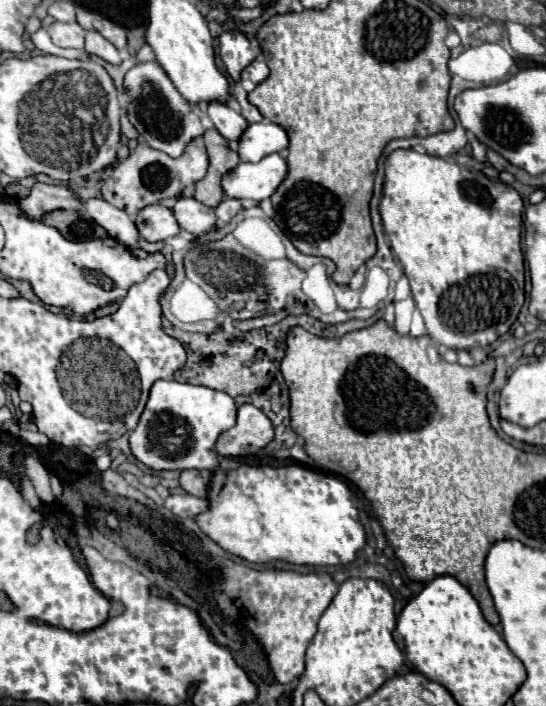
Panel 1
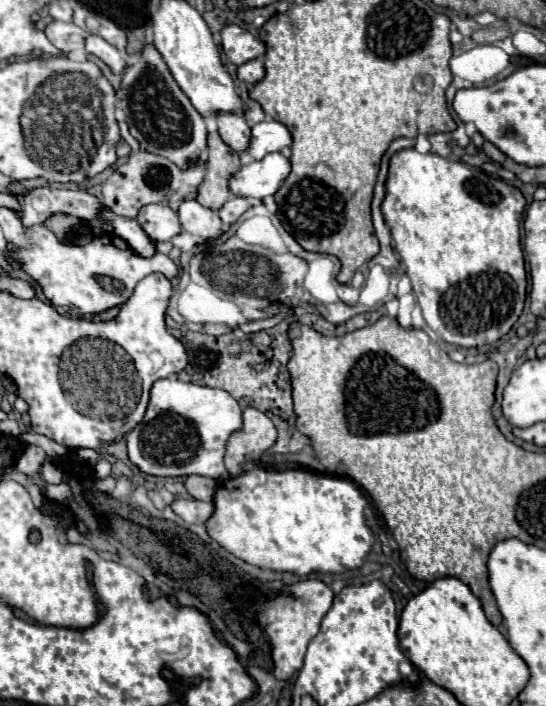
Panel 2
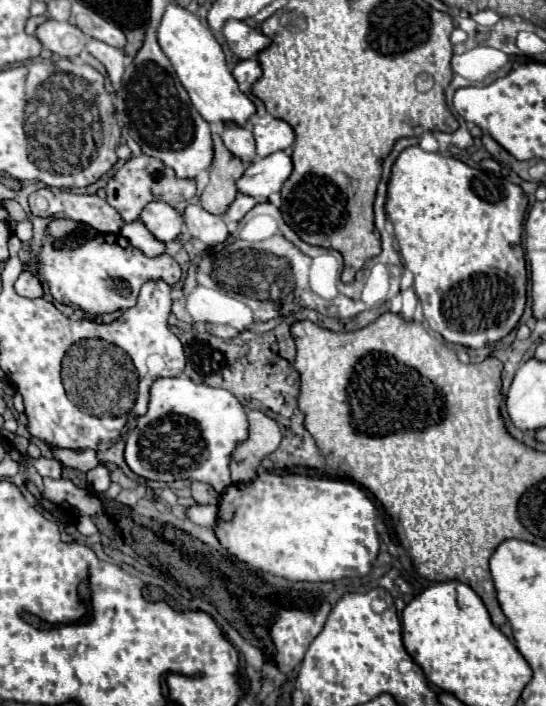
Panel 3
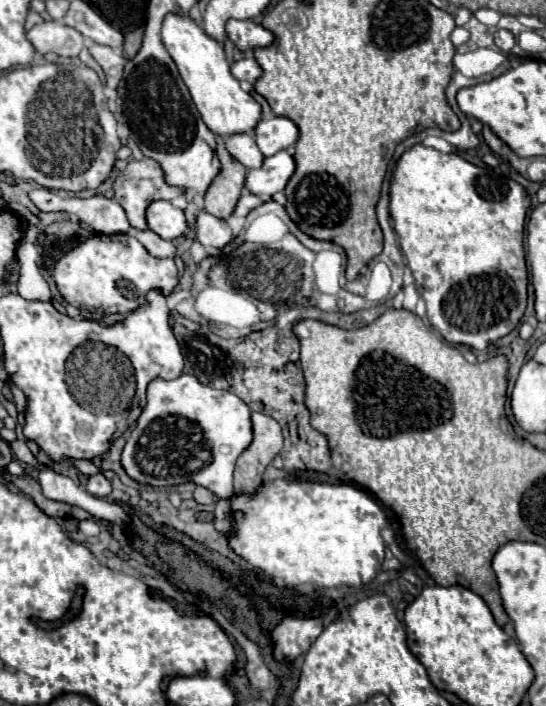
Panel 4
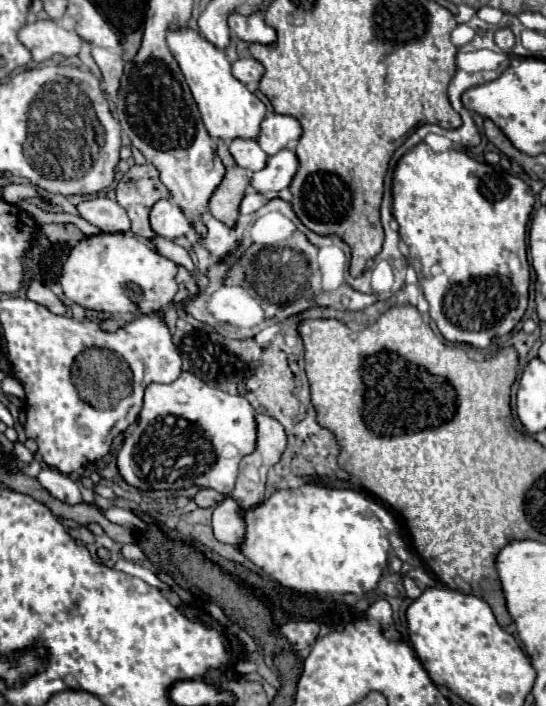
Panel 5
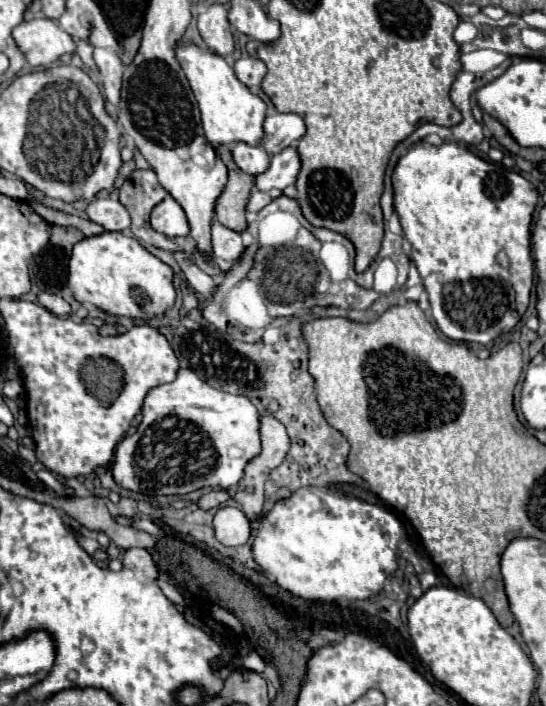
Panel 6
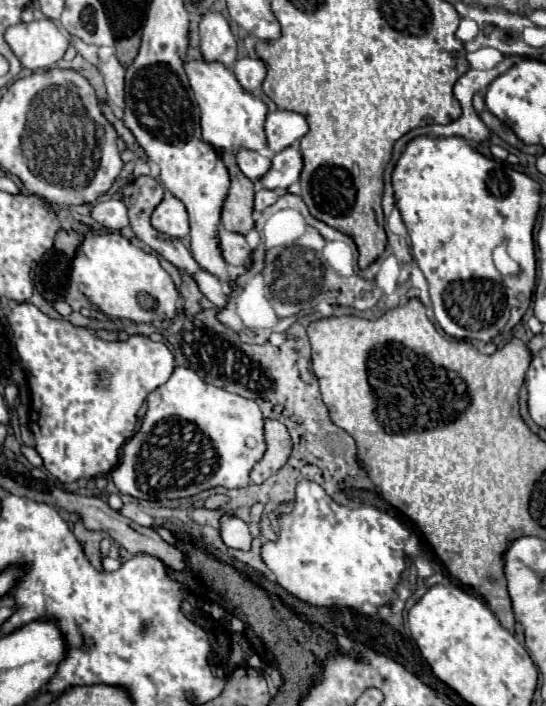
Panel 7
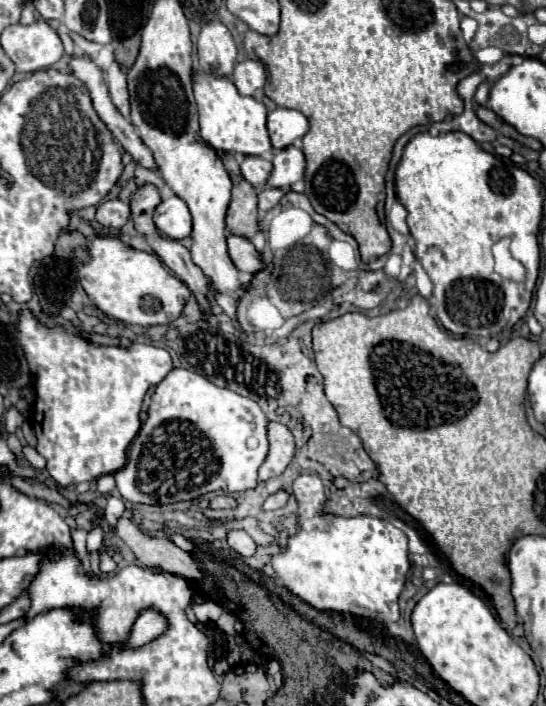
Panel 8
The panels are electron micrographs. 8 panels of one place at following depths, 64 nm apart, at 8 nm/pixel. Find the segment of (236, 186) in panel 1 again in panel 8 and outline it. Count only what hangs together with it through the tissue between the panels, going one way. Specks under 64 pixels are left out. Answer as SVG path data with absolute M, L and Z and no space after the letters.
M288 146L284 150L278 150L274 154L272 164L276 162L276 172L272 170L272 176L268 180L270 188L288 188L294 182L304 178L306 170L306 158L304 152L296 146Z

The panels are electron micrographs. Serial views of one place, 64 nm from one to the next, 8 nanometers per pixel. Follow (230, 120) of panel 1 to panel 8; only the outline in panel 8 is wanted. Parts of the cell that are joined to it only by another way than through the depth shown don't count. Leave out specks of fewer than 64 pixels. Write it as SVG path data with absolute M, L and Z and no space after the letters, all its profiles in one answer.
M246 156L240 162L242 168L242 176L244 180L248 180L254 188L266 188L266 182L272 174L272 162L260 156Z

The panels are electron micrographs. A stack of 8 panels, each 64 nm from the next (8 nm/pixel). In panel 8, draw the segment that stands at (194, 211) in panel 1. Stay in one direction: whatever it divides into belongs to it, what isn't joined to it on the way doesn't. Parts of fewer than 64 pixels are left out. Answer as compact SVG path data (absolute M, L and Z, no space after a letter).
M230 234L228 236L228 254L230 254L232 262L236 264L236 268L242 272L256 274L264 268L264 260L262 260L260 252L246 238Z

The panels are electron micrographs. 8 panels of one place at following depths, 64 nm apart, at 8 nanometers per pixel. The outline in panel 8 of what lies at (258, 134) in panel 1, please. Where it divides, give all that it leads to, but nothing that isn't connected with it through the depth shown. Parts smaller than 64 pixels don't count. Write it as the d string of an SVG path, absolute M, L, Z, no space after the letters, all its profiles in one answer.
M276 108L268 114L268 134L274 150L290 146L296 138L308 132L308 120L302 112L290 108Z

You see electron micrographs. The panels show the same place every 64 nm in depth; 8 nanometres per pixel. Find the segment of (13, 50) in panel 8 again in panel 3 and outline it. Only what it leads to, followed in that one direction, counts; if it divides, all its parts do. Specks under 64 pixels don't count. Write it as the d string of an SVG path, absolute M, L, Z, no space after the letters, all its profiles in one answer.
M46 20L36 28L36 38L40 44L62 58L74 58L82 52L82 40L86 44L86 36L82 36L82 30L70 22Z

